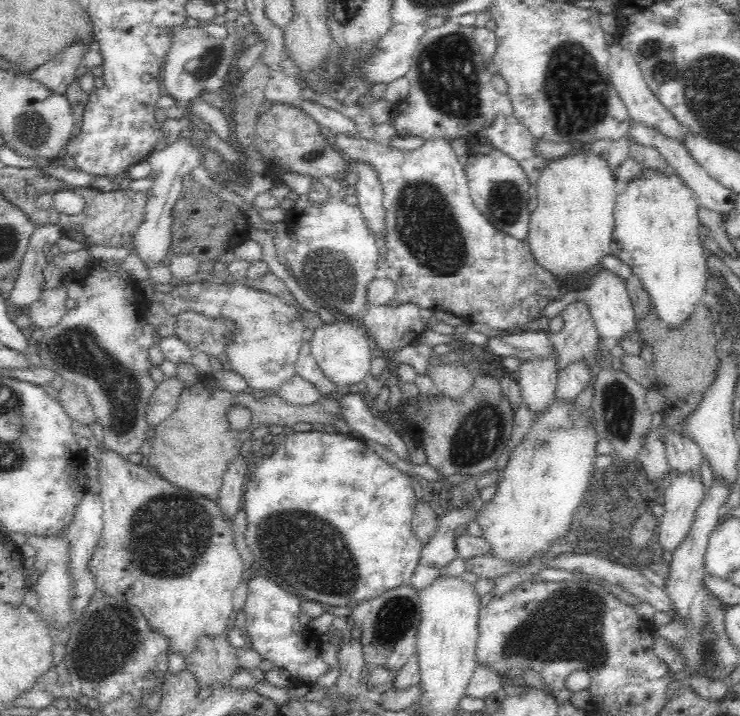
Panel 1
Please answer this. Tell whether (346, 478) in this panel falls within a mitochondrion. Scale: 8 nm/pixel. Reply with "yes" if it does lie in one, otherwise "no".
no

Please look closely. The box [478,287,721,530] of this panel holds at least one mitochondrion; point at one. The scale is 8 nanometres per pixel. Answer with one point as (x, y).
(619, 405)

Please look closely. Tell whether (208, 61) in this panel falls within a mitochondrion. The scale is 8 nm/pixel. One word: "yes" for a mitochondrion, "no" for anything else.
yes

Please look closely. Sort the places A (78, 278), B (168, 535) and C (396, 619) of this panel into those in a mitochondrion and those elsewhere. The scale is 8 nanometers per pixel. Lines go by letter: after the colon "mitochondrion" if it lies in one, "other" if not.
A: other
B: mitochondrion
C: mitochondrion

